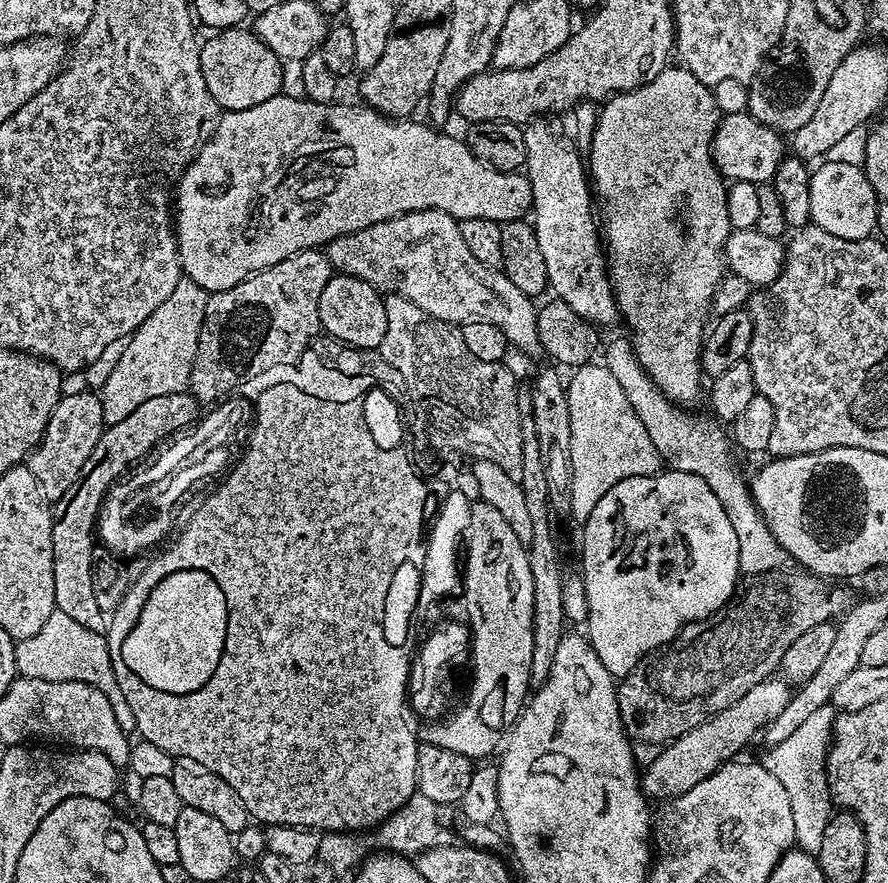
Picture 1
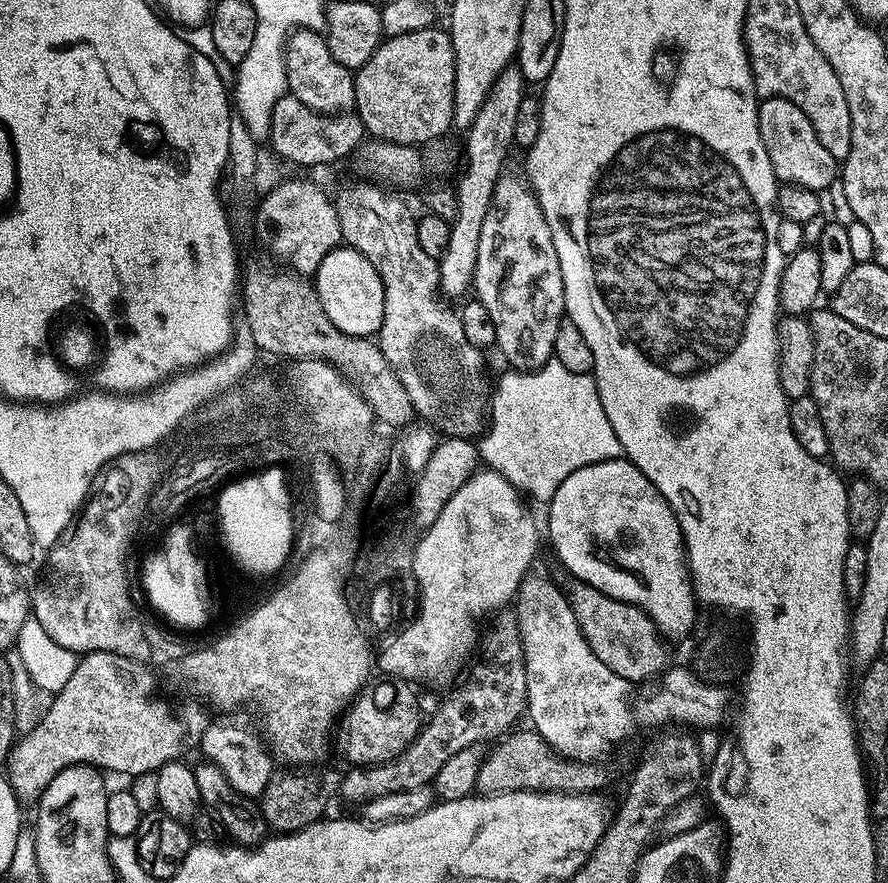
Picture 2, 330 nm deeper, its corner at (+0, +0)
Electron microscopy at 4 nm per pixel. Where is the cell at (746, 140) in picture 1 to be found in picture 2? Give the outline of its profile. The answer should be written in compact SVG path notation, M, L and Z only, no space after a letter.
M777 96L769 100L761 99L758 110L758 130L762 134L762 146L766 146L766 154L770 154L770 166L774 170L777 181L806 186L819 193L831 189L838 176L838 161L830 154L830 150L826 150L826 146L822 146L810 118L806 118L806 114L802 114L802 110L794 106L794 102Z

